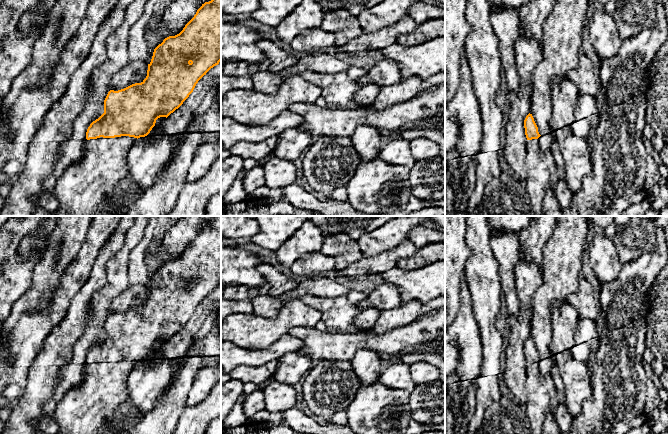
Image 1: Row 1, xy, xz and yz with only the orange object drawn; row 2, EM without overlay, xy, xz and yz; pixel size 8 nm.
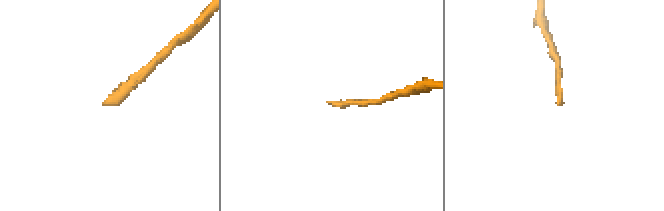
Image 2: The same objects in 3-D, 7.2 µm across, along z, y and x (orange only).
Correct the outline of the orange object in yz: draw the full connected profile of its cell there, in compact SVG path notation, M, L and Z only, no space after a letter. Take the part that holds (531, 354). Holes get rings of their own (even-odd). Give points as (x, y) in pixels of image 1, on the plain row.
M532 338L524 344L526 367L526 395L525 411L529 420L532 434L542 434L544 419L551 410L551 400L557 394L551 376L542 376L538 366L541 360Z

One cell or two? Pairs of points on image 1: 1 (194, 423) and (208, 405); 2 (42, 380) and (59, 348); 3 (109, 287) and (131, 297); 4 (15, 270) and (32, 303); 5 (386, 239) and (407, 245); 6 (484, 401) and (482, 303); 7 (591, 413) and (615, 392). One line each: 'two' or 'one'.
1: one
2: one
3: two
4: two
5: two
6: one
7: one

